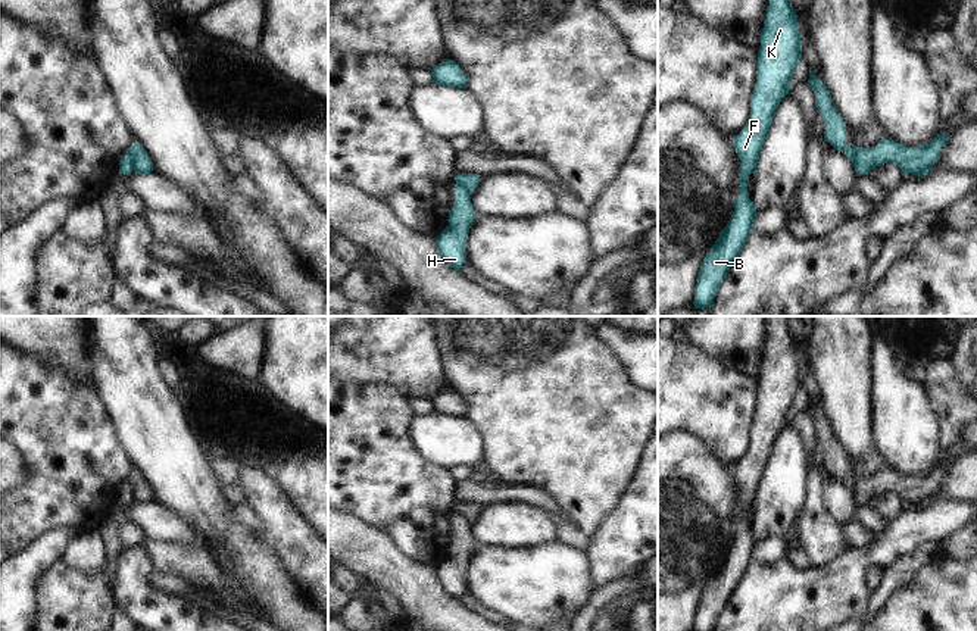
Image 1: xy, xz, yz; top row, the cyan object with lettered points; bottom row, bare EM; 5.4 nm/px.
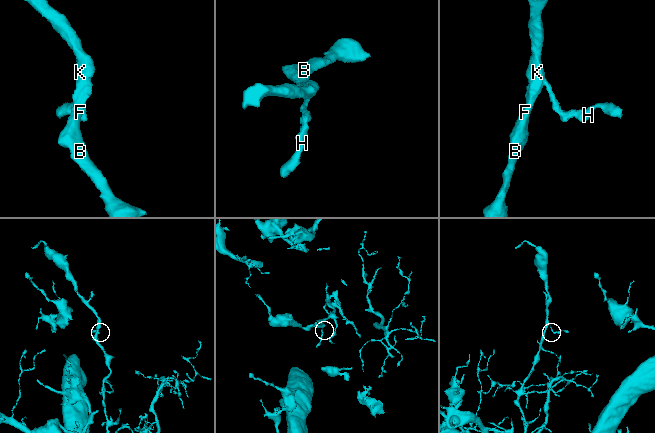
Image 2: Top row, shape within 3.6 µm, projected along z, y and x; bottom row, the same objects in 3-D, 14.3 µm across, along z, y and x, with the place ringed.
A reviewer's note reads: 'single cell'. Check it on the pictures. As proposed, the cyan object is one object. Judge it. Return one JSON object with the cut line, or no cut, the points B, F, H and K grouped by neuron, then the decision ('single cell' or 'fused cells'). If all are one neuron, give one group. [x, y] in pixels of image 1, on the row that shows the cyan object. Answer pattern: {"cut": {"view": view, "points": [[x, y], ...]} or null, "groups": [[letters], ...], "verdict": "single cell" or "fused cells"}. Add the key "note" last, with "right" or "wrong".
{"cut": {"view": "xy", "points": [[127, 152], [134, 169]]}, "groups": [["B", "F", "K"], ["H"]], "verdict": "fused cells", "note": "wrong"}

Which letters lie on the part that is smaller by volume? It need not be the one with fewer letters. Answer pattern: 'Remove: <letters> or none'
Remove: H

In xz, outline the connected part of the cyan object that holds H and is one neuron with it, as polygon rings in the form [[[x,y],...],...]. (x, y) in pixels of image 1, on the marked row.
[[[456,184],[455,207],[449,210],[449,225],[436,237],[436,247],[443,262],[455,271],[466,262],[465,243],[475,216],[469,194]]]

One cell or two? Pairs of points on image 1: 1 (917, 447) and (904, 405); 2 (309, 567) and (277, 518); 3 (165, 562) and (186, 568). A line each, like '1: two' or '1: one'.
1: one
2: one
3: one

